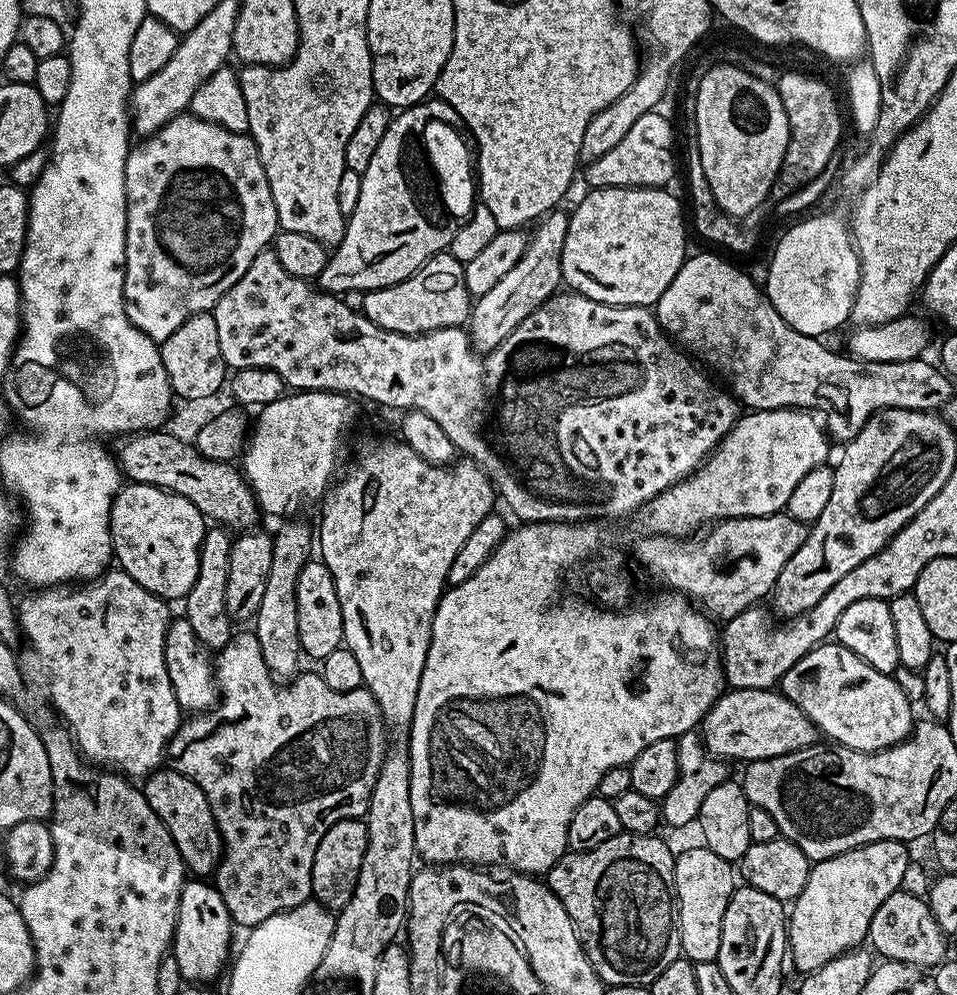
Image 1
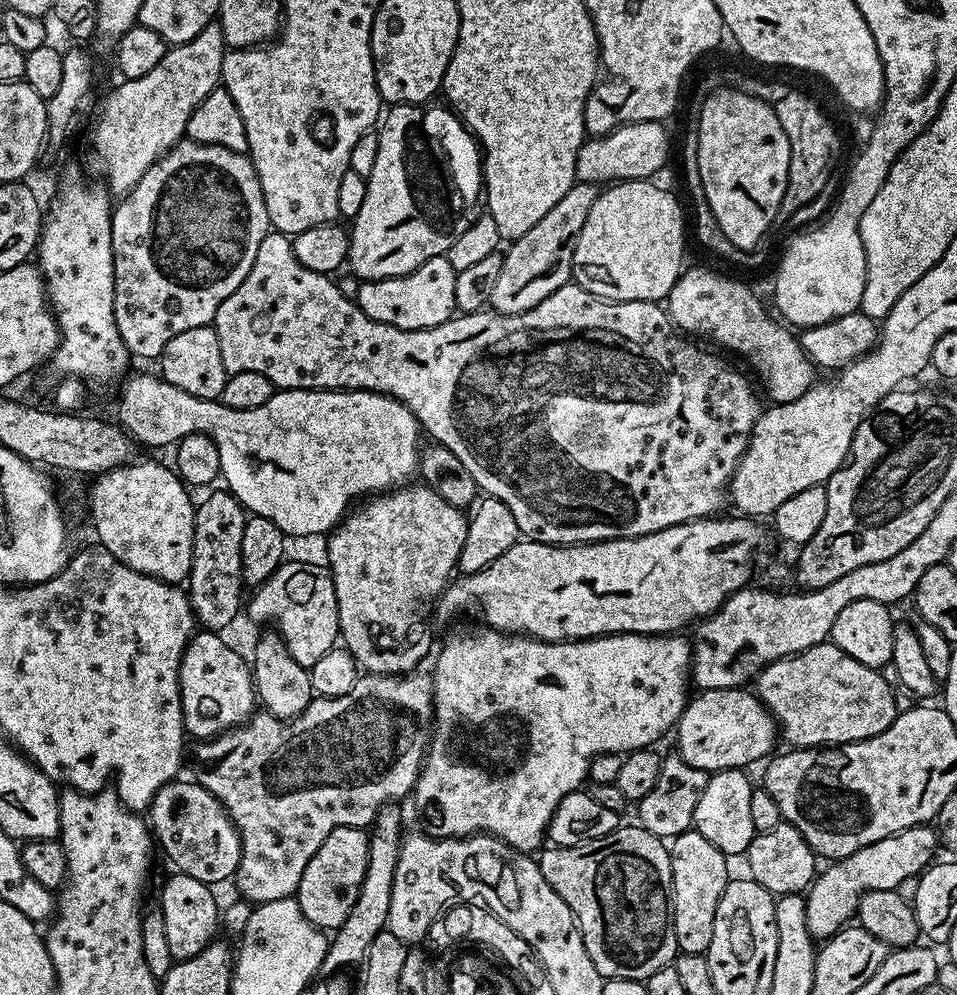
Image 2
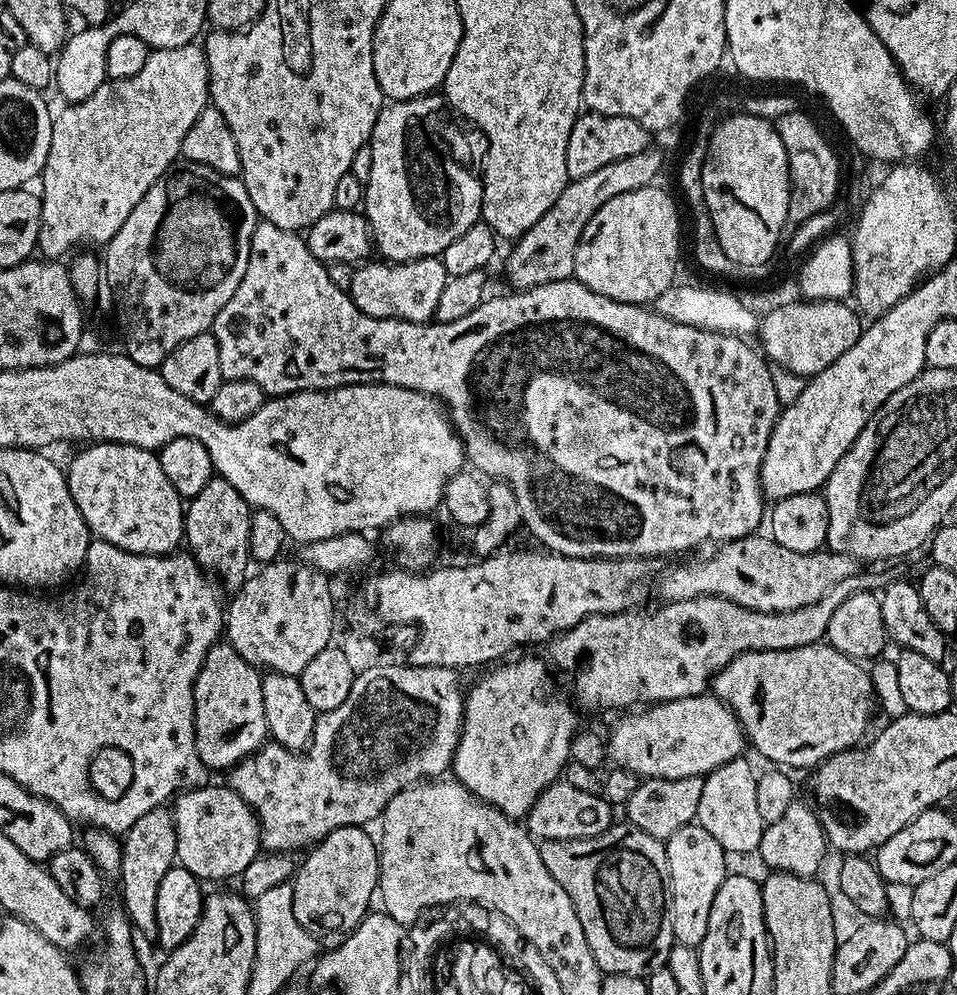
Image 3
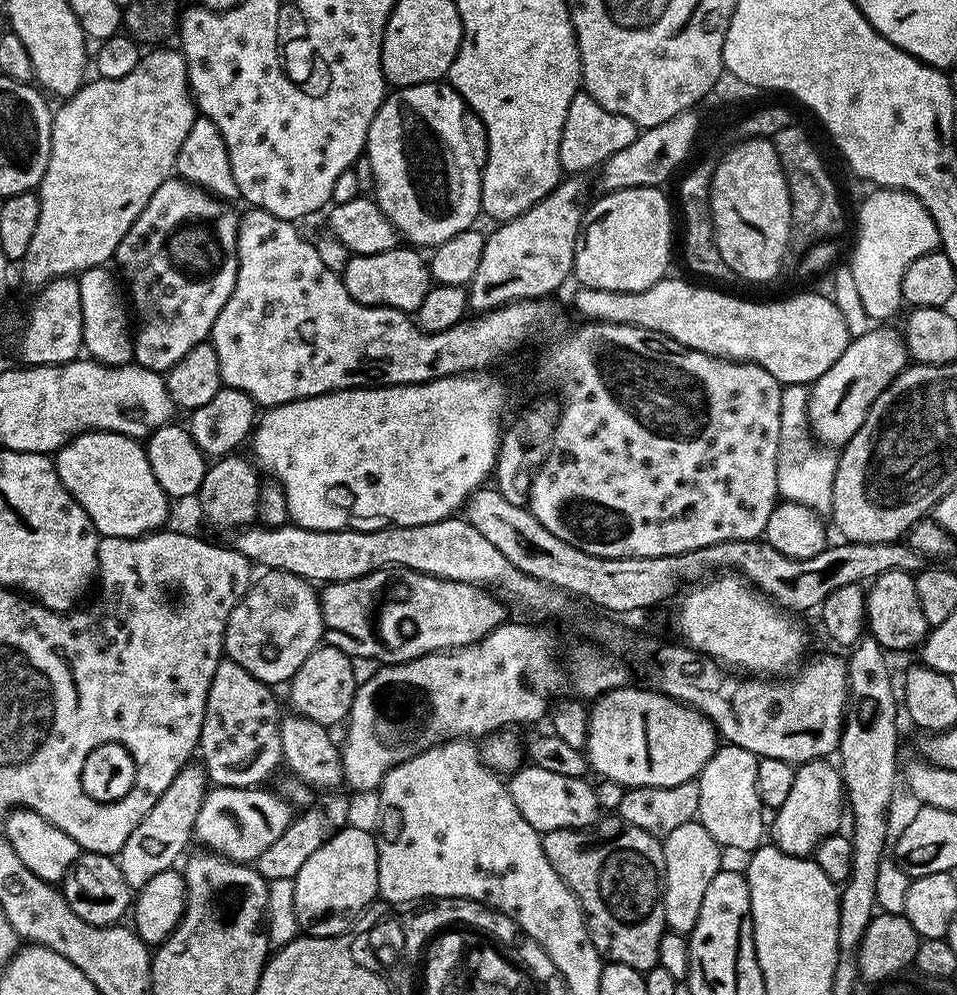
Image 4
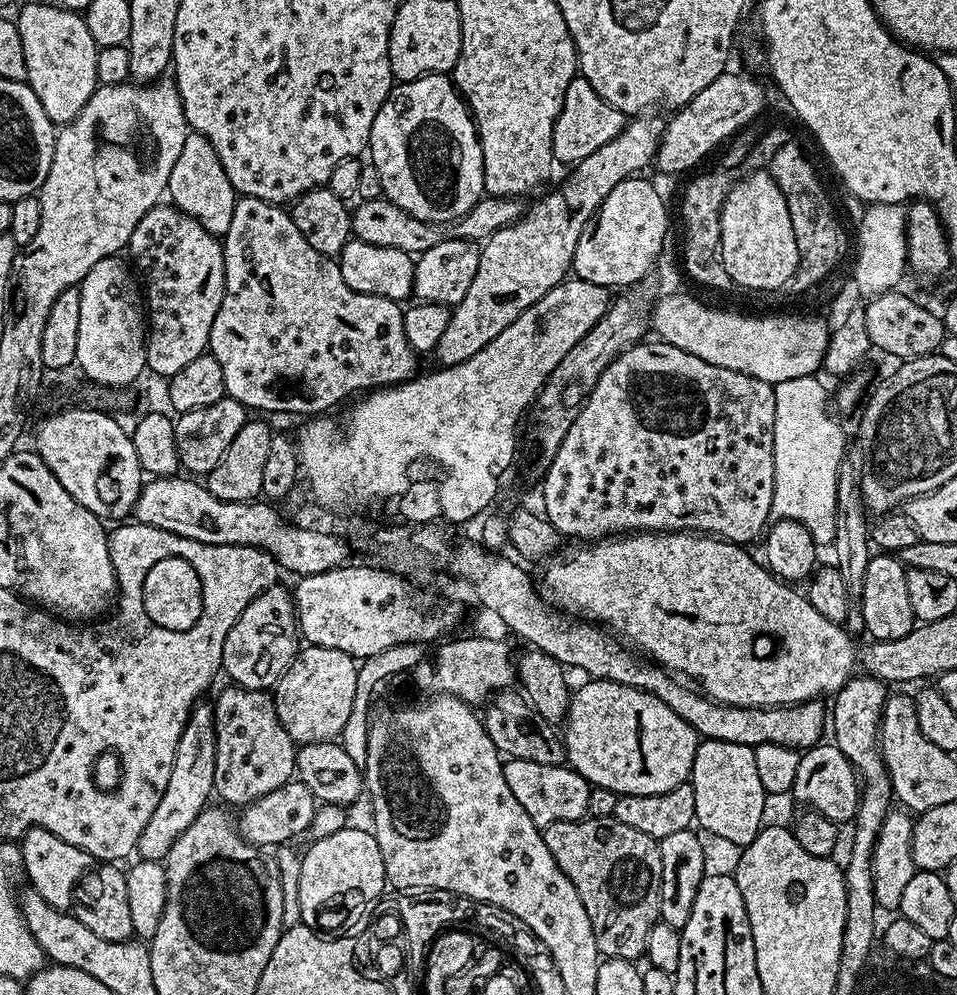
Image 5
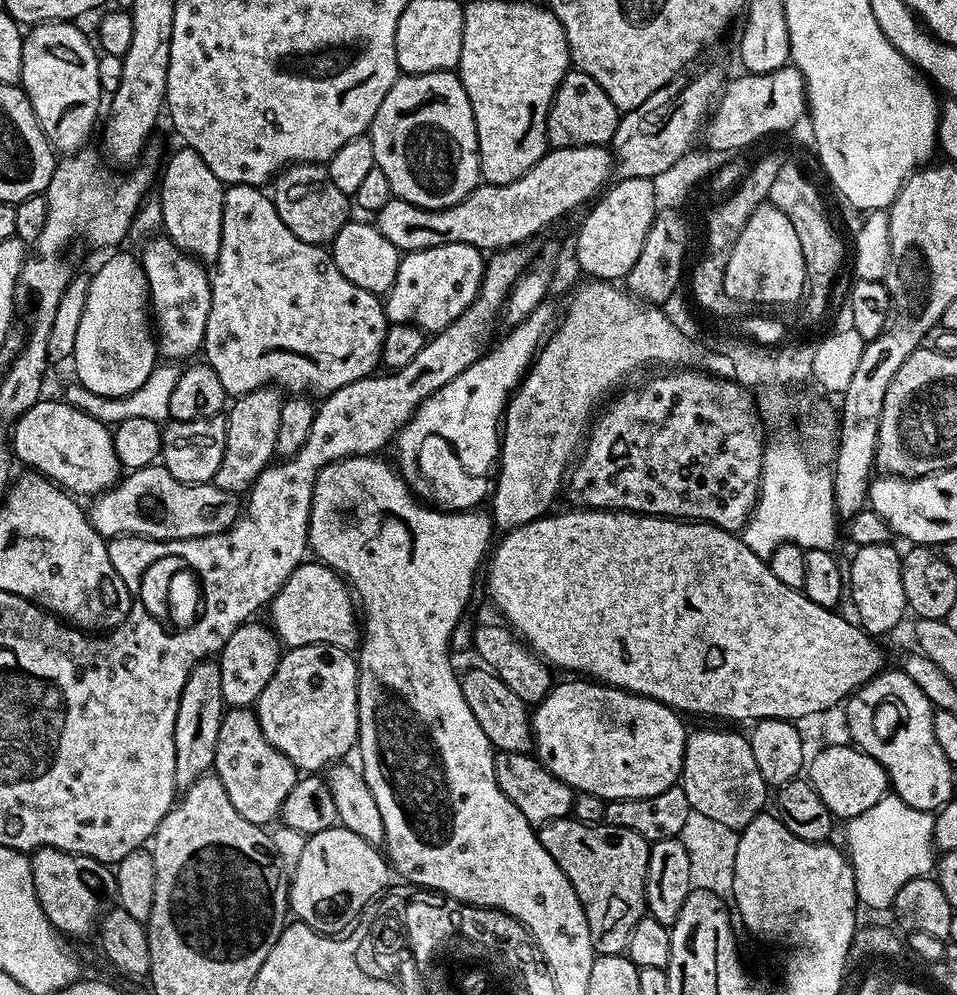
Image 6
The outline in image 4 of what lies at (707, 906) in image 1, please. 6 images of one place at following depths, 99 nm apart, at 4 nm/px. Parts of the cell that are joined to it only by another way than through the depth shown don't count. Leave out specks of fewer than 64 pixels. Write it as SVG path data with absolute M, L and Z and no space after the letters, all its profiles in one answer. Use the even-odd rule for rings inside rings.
M699 819L686 822L683 826L677 826L675 830L670 830L670 834L663 837L664 845L664 923L667 931L679 932L681 934L691 934L694 926L698 922L698 910L702 910L702 898L706 895L706 890L710 886L714 874L722 871L720 866L721 846L706 830L706 826L700 824Z

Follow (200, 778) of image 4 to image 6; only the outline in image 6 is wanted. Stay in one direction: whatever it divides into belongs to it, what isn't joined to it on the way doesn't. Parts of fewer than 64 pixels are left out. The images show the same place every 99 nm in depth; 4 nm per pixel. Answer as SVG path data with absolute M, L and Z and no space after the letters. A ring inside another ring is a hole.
M212 658L202 660L194 666L194 670L190 670L190 678L186 678L186 686L182 686L178 718L174 718L174 782L177 789L189 788L198 778L213 771L218 730L225 711L219 663Z

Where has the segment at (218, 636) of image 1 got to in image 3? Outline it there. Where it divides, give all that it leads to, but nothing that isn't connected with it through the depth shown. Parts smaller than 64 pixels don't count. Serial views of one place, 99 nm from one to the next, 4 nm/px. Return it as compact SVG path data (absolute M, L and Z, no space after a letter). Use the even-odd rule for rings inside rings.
M213 475L206 486L202 486L202 490L198 490L198 494L187 501L184 509L184 540L186 548L188 544L187 551L205 573L215 577L225 589L228 587L232 594L244 585L250 572L248 551L252 513L253 509L244 501L242 494L238 494L238 490L230 486L230 482L218 475Z

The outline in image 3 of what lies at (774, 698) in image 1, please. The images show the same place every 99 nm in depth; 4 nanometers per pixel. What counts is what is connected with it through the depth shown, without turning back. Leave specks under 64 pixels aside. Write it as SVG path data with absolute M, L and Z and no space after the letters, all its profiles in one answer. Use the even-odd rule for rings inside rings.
M711 694L656 702L643 710L632 710L621 716L624 717L612 728L612 737L607 737L608 754L615 767L630 770L638 778L705 777L718 766L739 760L745 755L746 737L743 726L736 715L718 697Z

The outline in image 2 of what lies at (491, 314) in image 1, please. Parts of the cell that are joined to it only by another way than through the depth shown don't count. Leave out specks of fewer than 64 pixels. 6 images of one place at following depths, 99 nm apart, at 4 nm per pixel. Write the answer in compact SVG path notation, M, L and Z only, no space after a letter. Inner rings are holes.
M573 184L546 213L546 218L541 218L535 226L526 230L526 234L522 234L522 238L507 245L508 252L503 253L502 270L498 270L498 282L494 282L491 311L501 316L522 314L538 306L538 302L550 298L554 290L569 284L572 280L574 246L578 246L578 234L582 234L582 226L586 226L586 217L590 215L590 206L594 206L597 195L597 185Z

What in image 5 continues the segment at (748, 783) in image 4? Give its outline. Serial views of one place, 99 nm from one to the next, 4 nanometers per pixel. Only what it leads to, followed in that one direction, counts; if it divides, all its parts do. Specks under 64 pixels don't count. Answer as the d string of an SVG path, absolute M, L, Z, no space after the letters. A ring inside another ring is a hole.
M701 739L696 745L690 783L694 790L695 823L701 824L703 831L741 846L754 842L765 823L766 793L758 779L753 745Z

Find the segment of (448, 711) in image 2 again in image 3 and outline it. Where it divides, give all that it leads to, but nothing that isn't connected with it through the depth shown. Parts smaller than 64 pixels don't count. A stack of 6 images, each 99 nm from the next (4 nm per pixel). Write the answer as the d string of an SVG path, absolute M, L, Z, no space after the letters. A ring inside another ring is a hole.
M532 656L526 657L525 660L511 660L497 663L488 670L493 672L486 673L472 689L467 689L464 697L464 722L460 725L460 737L456 743L456 752L452 755L450 772L479 800L485 800L492 807L499 808L502 814L524 818L536 799L550 785L561 779L564 769L570 763L572 740L578 731L577 709L571 703L568 705L552 689L547 663L544 665Z

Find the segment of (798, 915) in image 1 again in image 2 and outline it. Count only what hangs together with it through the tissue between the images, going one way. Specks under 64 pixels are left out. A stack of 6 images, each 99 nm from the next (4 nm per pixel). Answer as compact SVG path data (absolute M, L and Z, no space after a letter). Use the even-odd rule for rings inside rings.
M921 826L919 828L907 828L890 838L882 838L878 842L870 842L870 846L862 846L862 850L854 850L845 860L838 860L827 865L828 869L821 871L816 879L812 881L811 888L806 893L806 910L808 911L808 929L812 931L817 941L823 942L835 932L849 923L848 920L857 915L860 899L865 892L872 889L886 890L895 889L903 880L911 876L919 876L929 864L937 859L938 833L935 827Z

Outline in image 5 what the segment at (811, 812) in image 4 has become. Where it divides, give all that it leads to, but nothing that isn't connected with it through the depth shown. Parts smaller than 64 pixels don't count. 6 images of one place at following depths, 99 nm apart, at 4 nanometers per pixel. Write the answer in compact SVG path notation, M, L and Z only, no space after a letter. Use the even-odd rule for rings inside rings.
M821 742L807 749L798 762L798 774L794 777L791 799L804 804L805 809L830 818L835 824L844 826L855 821L858 802L860 801L860 778L854 766L838 750L834 742Z

